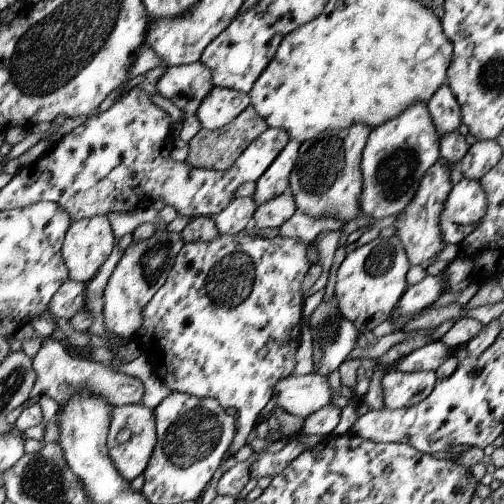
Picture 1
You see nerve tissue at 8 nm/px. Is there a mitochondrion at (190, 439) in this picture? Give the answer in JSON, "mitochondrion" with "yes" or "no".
{"mitochondrion":"yes"}

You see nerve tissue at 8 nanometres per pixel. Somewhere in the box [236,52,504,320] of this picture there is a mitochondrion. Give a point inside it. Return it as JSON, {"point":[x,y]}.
{"point":[395,175]}

